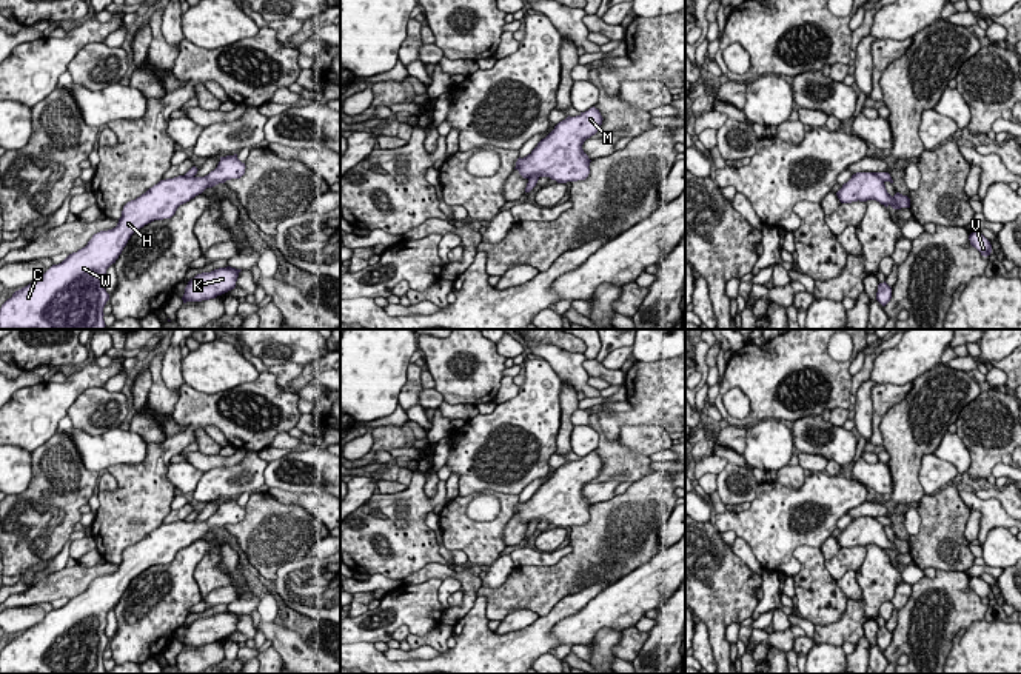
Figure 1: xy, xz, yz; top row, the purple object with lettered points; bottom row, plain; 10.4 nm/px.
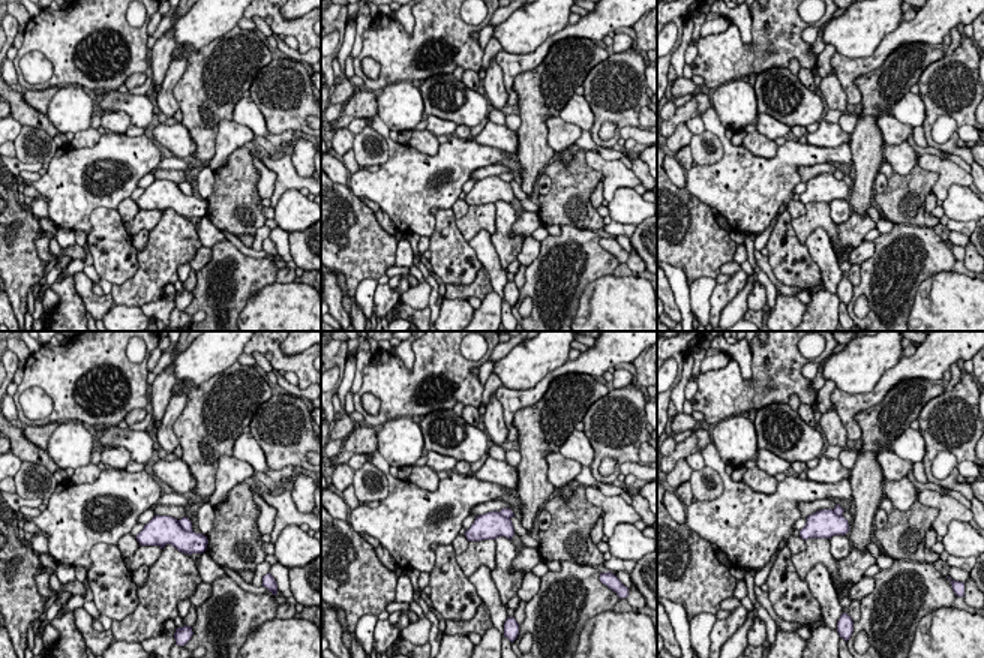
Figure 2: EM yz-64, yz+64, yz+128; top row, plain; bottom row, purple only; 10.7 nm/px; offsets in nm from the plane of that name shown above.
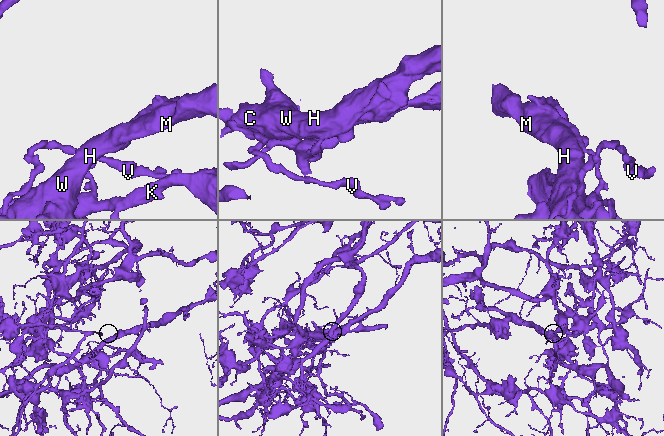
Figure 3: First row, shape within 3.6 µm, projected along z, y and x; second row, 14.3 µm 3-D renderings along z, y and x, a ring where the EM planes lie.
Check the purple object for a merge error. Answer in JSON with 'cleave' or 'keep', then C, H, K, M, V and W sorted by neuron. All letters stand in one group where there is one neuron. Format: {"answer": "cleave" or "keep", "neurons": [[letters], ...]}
{"answer": "cleave", "neurons": [["C", "H", "M", "W"], ["K", "V"]]}

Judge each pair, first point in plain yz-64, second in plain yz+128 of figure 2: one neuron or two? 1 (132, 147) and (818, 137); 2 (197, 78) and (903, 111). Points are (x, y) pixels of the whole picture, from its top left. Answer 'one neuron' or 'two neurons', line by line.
1: two neurons
2: two neurons

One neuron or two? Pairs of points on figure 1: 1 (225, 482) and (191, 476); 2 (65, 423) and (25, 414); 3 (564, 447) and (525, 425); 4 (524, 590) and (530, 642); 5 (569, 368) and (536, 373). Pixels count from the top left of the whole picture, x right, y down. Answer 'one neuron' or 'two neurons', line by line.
1: two neurons
2: two neurons
3: two neurons
4: two neurons
5: two neurons

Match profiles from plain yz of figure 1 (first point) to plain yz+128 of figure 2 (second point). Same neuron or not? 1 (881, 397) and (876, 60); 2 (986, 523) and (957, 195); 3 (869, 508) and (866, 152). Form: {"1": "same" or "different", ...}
{"1": "same", "2": "different", "3": "different"}

